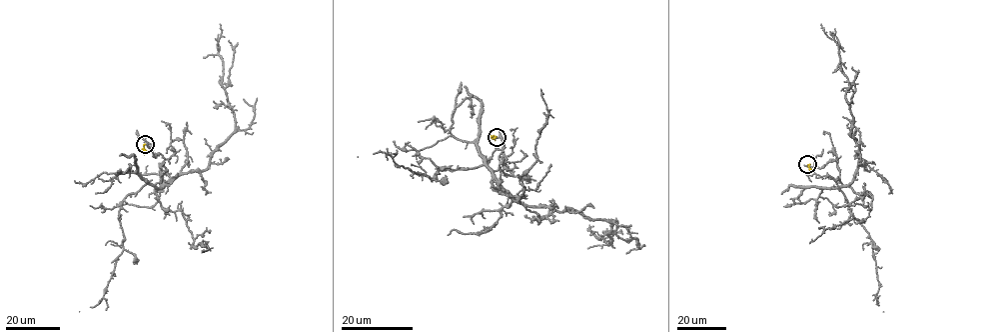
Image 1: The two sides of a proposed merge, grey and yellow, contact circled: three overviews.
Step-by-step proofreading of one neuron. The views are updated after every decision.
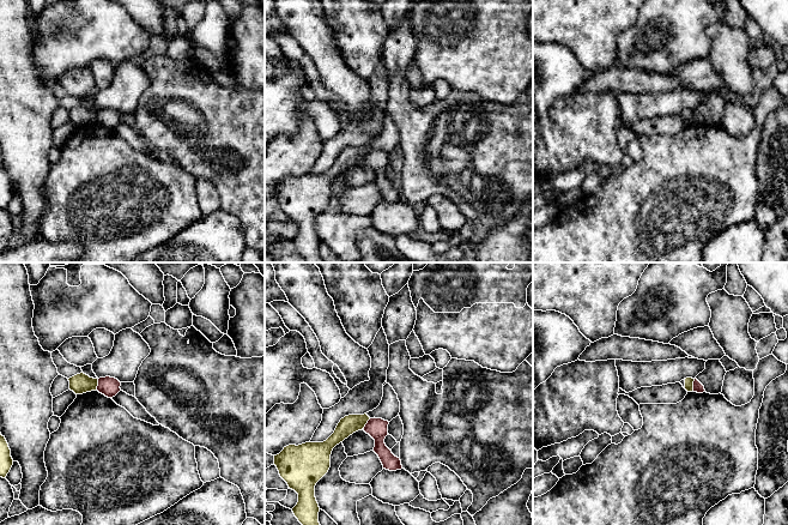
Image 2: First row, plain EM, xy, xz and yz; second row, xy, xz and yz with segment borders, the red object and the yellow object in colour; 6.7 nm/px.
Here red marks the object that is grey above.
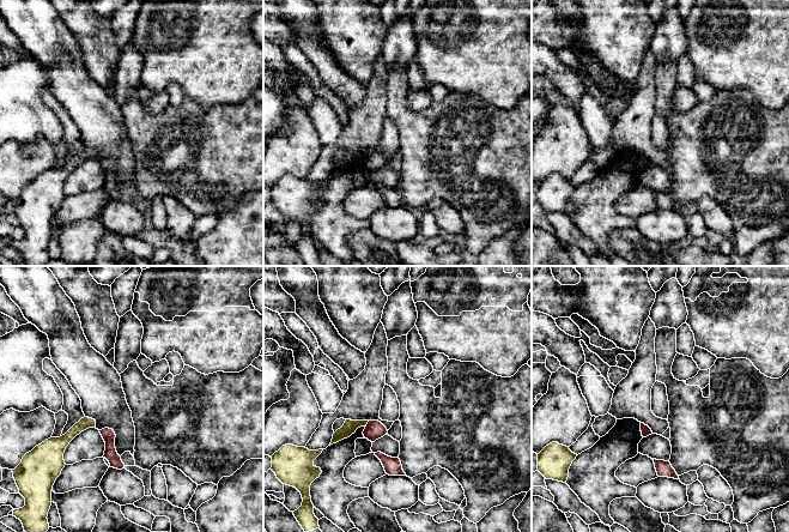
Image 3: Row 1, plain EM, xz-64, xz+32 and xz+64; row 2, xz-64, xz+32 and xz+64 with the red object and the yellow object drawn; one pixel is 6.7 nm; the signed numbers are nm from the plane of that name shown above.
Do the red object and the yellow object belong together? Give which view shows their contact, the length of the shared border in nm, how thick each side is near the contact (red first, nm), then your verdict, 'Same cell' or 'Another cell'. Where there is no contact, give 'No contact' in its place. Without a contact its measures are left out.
Touches red in xy. Shared border 80 nm. Thickness 130 nm (red) against 140 nm. Another cell

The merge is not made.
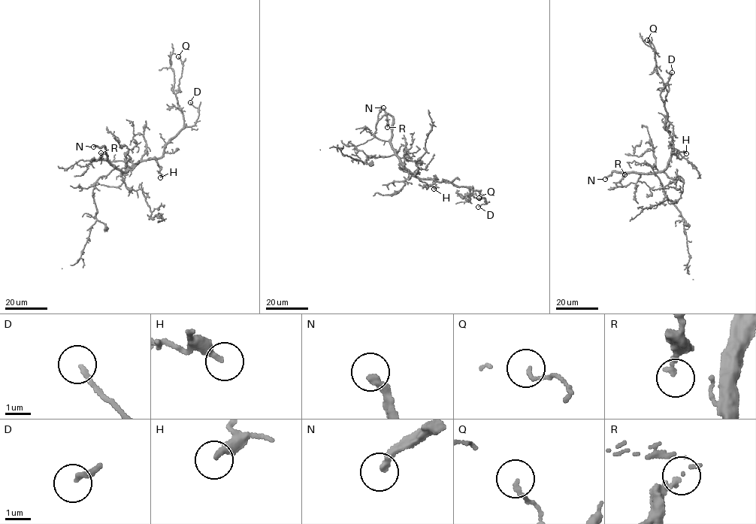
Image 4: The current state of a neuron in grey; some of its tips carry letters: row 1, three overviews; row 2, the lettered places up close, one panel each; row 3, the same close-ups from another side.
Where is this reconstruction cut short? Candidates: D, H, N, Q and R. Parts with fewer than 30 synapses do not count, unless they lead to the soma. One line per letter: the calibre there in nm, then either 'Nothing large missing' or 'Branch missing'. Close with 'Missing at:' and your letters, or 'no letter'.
D: Thickness 170 nm. Nothing large missing
H: Thickness 280 nm. Nothing large missing
N: Thickness 280 nm. Branch missing
Q: Thickness 130 nm. Nothing large missing
R: Thickness 200 nm. Nothing large missing
Missing at: N

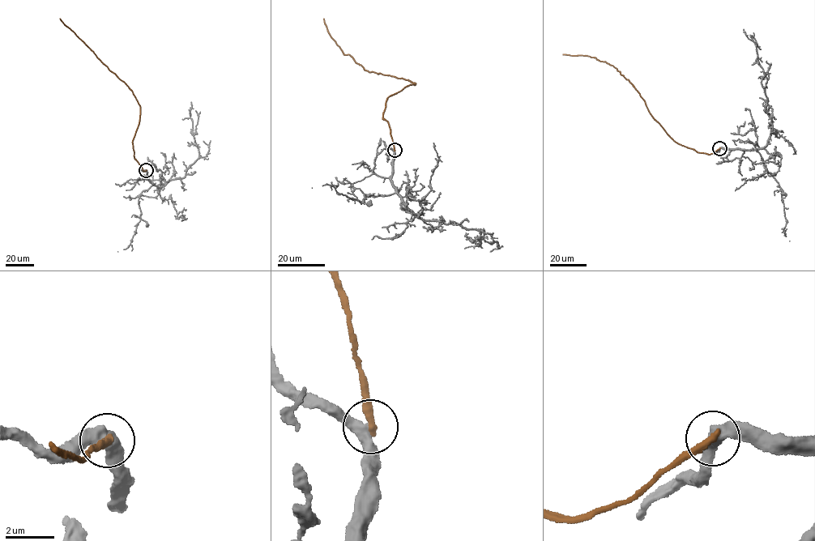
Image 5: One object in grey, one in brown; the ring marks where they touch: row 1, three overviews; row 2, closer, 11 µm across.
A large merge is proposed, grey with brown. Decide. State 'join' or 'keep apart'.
keep apart

